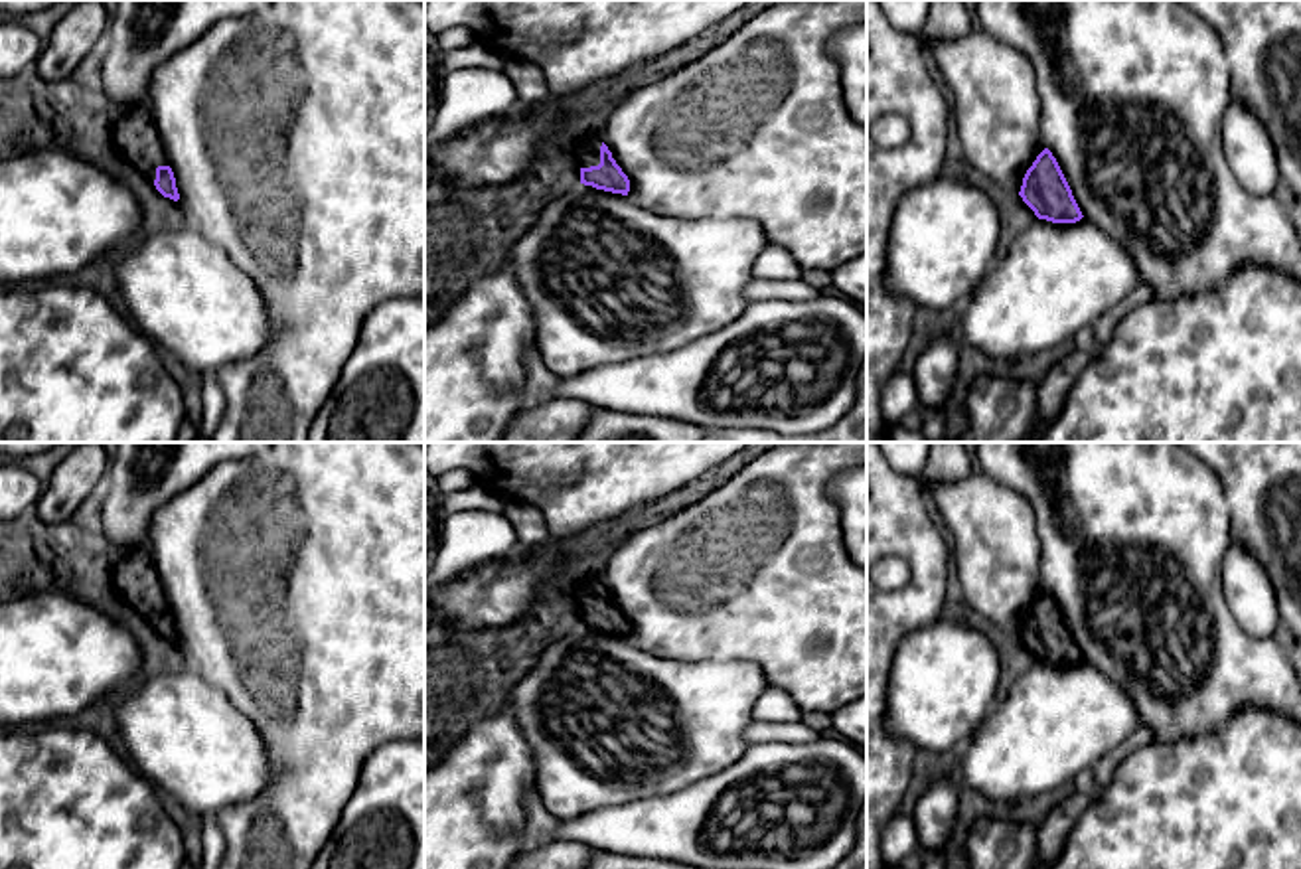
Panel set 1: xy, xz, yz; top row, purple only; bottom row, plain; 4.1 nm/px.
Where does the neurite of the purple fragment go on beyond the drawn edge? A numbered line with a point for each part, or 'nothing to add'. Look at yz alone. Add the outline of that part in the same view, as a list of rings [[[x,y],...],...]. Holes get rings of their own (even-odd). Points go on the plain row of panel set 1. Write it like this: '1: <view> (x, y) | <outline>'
nothing to add

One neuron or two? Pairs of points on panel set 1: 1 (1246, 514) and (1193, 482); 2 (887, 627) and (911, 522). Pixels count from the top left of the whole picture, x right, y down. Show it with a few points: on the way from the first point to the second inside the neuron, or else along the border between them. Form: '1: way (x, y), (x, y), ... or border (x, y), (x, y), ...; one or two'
1: border (1203, 463), (1221, 484), (1232, 540); two
2: way (913, 601), (920, 593), (920, 548); one

